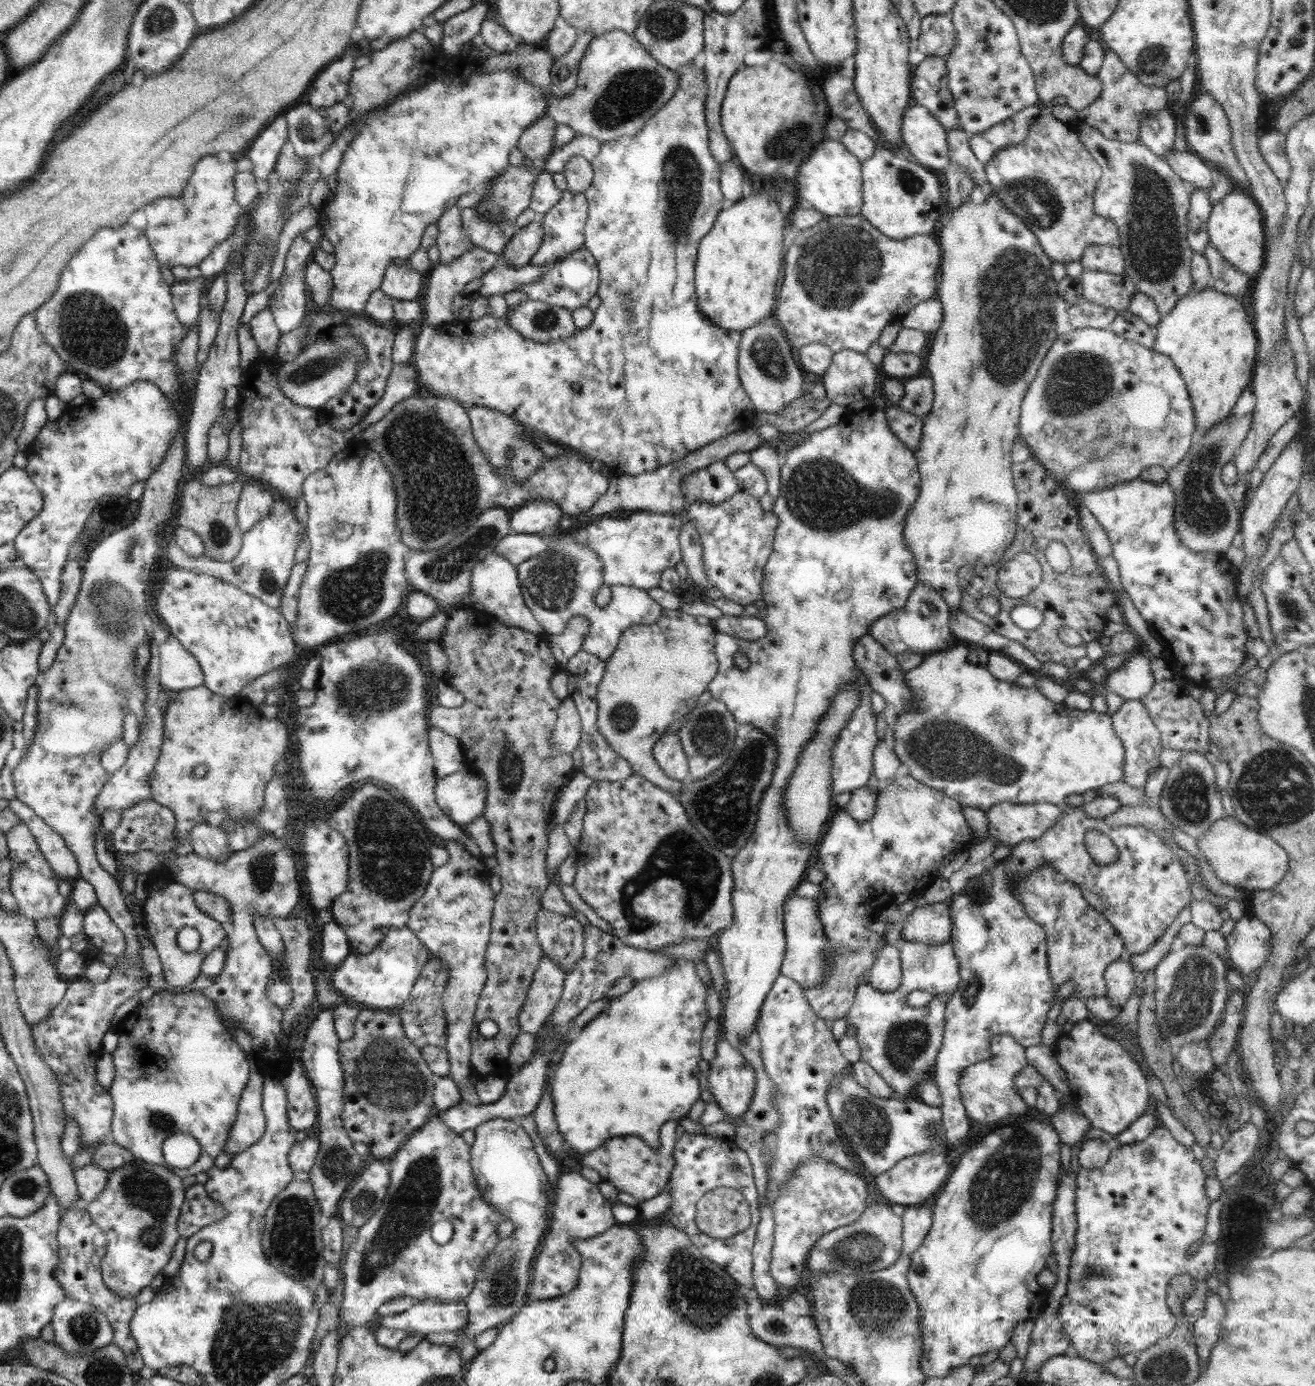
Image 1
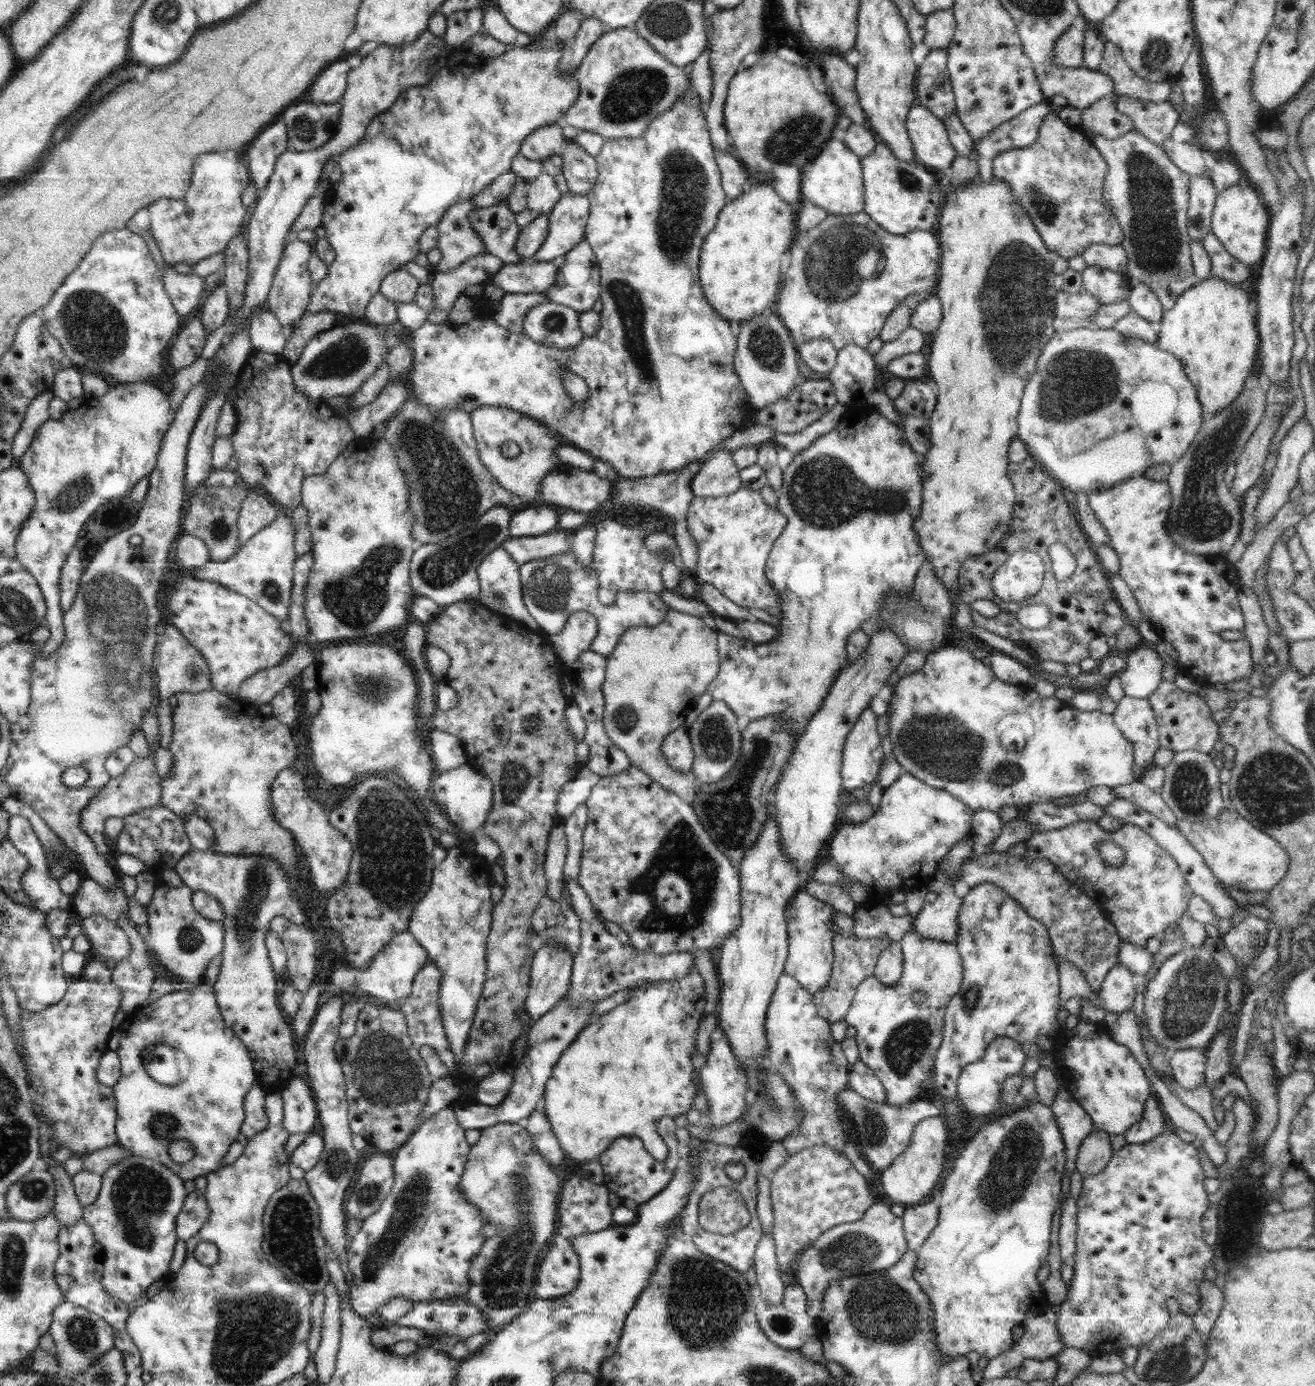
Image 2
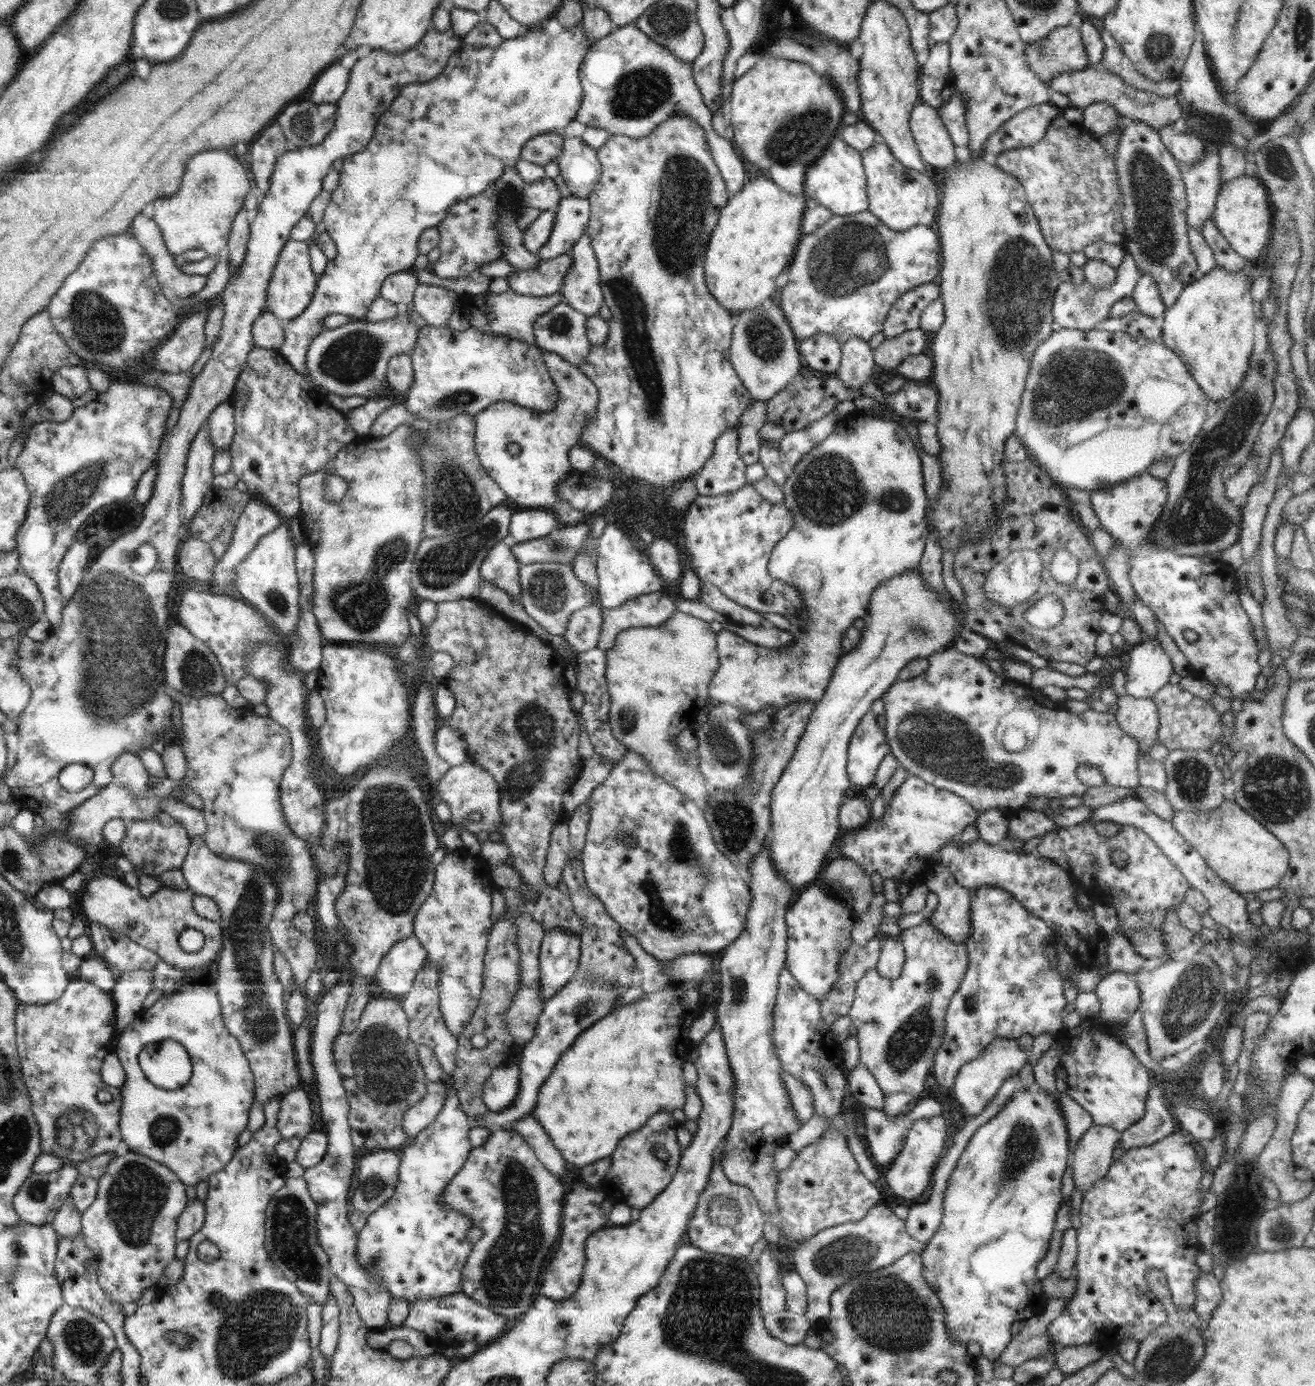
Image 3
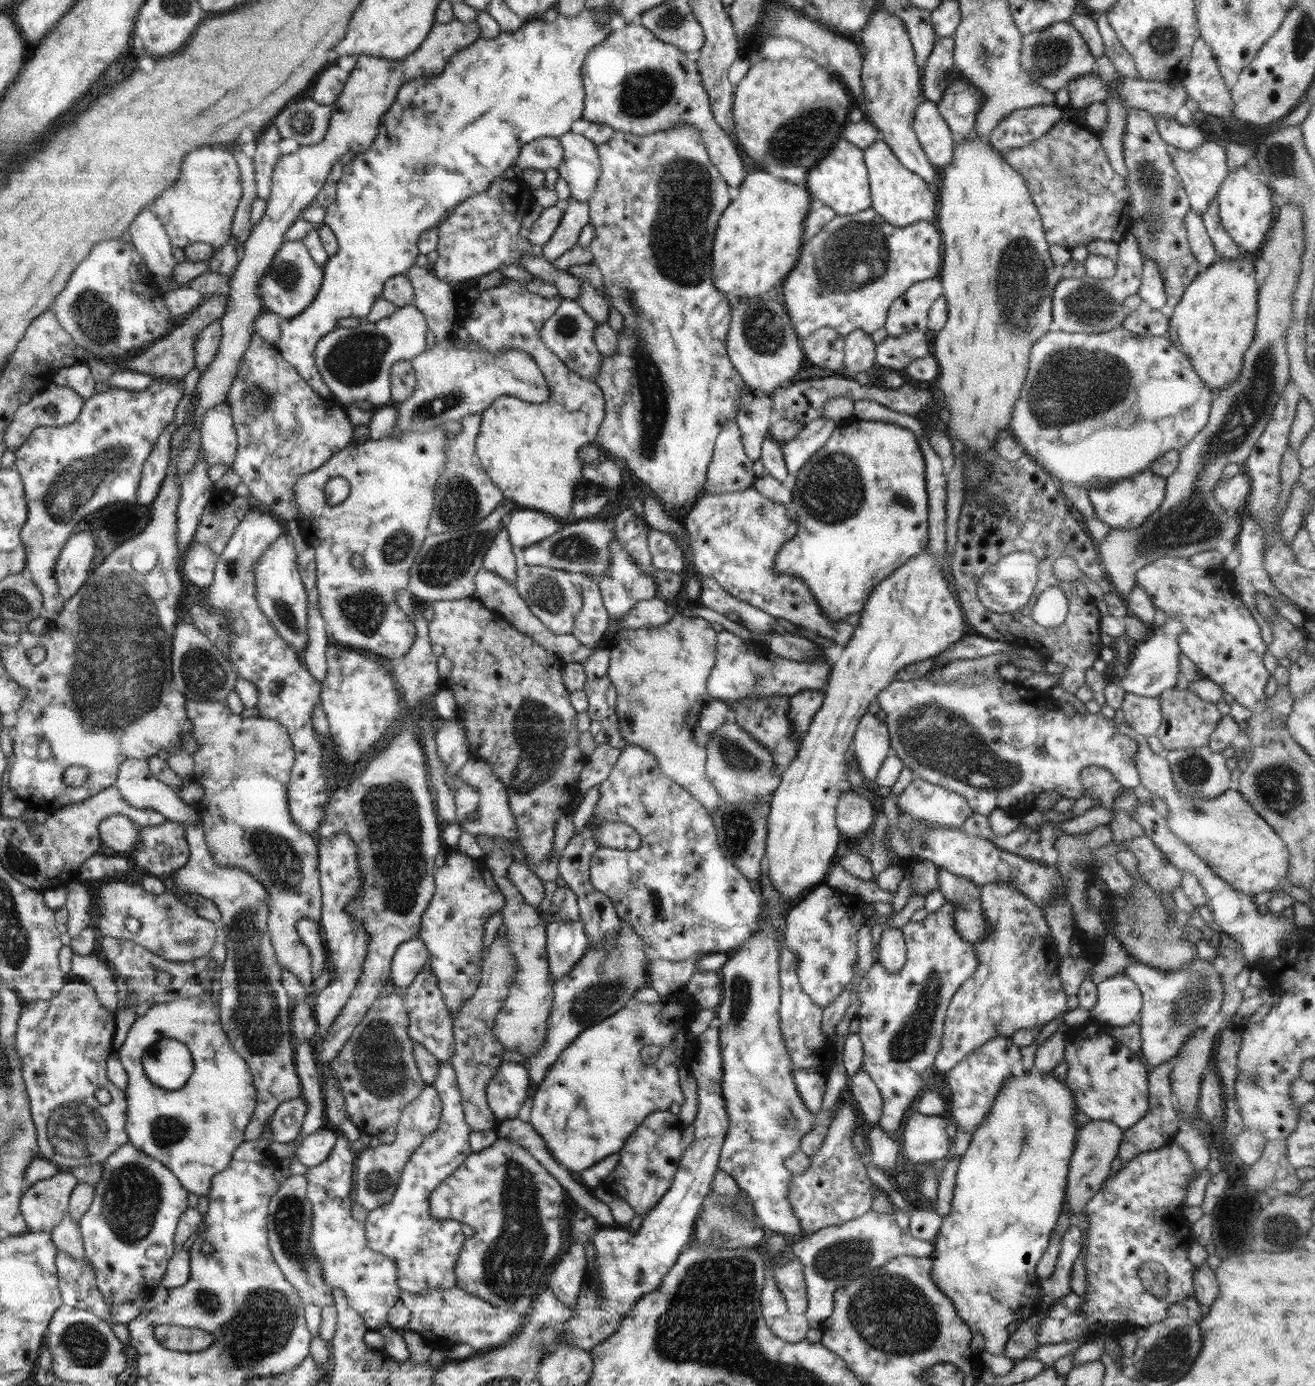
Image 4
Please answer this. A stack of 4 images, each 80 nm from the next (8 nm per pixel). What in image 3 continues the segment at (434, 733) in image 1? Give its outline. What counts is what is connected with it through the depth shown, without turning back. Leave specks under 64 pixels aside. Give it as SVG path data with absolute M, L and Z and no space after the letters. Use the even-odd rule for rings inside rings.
M439 726L434 735L436 753L451 767L469 761L467 745L461 733L450 726Z

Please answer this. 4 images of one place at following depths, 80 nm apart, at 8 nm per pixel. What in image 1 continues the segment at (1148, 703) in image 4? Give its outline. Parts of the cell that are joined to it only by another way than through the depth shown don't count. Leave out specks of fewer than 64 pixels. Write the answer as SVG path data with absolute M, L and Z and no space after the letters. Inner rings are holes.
M1126 700L1120 706L1120 709L1111 716L1112 727L1119 736L1126 758L1124 758L1123 781L1130 786L1143 788L1146 784L1148 775L1160 767L1160 754L1162 753L1162 744L1160 744L1161 734L1156 725L1148 715L1148 709L1144 707L1141 700Z

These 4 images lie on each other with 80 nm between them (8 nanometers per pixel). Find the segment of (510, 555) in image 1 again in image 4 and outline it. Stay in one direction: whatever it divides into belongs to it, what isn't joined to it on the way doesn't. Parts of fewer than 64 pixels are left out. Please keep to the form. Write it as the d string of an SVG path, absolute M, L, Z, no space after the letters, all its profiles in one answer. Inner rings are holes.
M595 517L560 528L547 539L525 546L522 554L527 565L559 568L569 573L582 573L584 576L588 574L598 582L611 563L609 544L612 541L616 541L615 530L610 530L602 519Z

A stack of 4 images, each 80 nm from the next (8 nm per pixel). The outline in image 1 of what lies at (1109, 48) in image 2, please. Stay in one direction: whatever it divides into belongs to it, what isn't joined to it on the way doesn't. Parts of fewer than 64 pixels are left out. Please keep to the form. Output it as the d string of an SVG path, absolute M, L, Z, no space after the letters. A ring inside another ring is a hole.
M1112 50L1105 52L1103 63L1096 75L1102 85L1100 96L1097 96L1092 104L1079 111L1079 121L1100 131L1110 140L1136 142L1139 140L1143 116L1147 112L1167 108L1168 94L1165 87L1142 84Z

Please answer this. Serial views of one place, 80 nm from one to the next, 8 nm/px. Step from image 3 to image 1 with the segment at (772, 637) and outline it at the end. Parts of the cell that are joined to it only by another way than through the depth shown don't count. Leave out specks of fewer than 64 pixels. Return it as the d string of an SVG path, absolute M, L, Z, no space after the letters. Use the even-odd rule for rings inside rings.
M722 615L715 620L715 630L744 640L756 640L766 636L766 623L756 616Z

